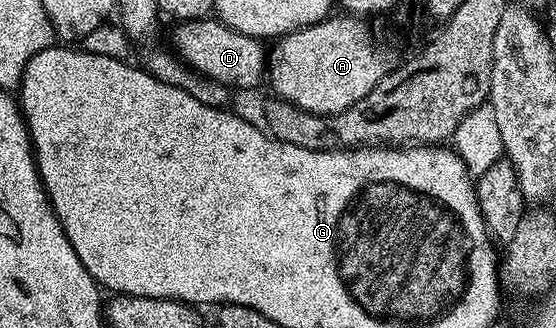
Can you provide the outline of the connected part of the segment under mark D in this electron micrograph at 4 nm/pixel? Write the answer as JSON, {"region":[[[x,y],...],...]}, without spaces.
{"region":[[[204,17],[202,19],[188,19],[180,22],[175,31],[174,54],[178,55],[192,71],[204,75],[212,83],[219,83],[222,87],[234,89],[234,87],[255,87],[259,82],[264,82],[267,70],[268,52],[263,51],[264,45],[258,38],[246,36],[245,33],[237,32],[215,17]]]}

